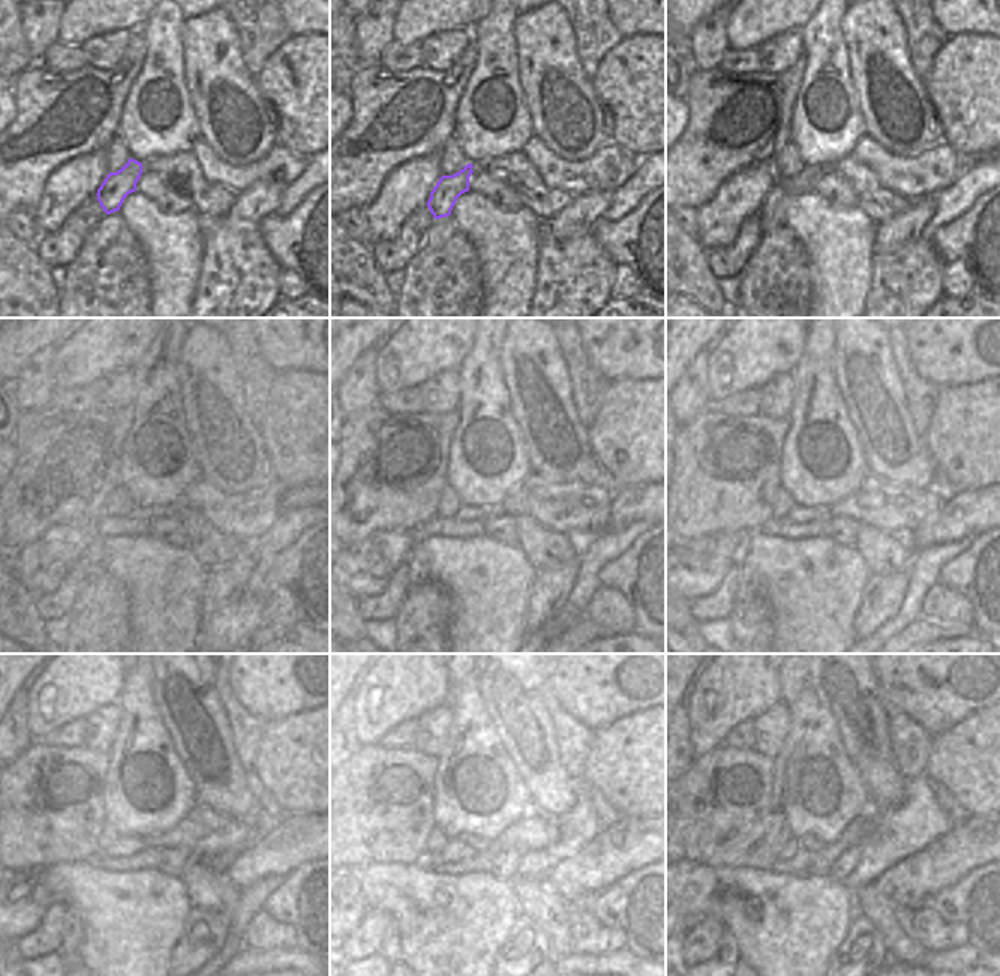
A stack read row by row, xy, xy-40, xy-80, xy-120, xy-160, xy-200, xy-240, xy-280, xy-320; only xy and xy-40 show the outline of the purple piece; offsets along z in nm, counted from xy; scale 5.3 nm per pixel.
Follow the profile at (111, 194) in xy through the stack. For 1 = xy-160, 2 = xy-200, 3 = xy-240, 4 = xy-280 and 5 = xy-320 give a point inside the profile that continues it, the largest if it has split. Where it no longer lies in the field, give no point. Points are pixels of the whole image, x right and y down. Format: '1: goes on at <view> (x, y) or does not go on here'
1: goes on at xy-160 (419, 571)
2: goes on at xy-200 (748, 586)
3: goes on at xy-240 (68, 951)
4: goes on at xy-280 (390, 949)
5: goes on at xy-320 (727, 954)

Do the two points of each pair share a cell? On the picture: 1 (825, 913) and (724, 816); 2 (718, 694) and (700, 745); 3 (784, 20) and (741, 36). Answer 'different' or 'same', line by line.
1: different
2: same
3: same

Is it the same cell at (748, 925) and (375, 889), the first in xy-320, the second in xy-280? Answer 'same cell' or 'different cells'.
same cell

